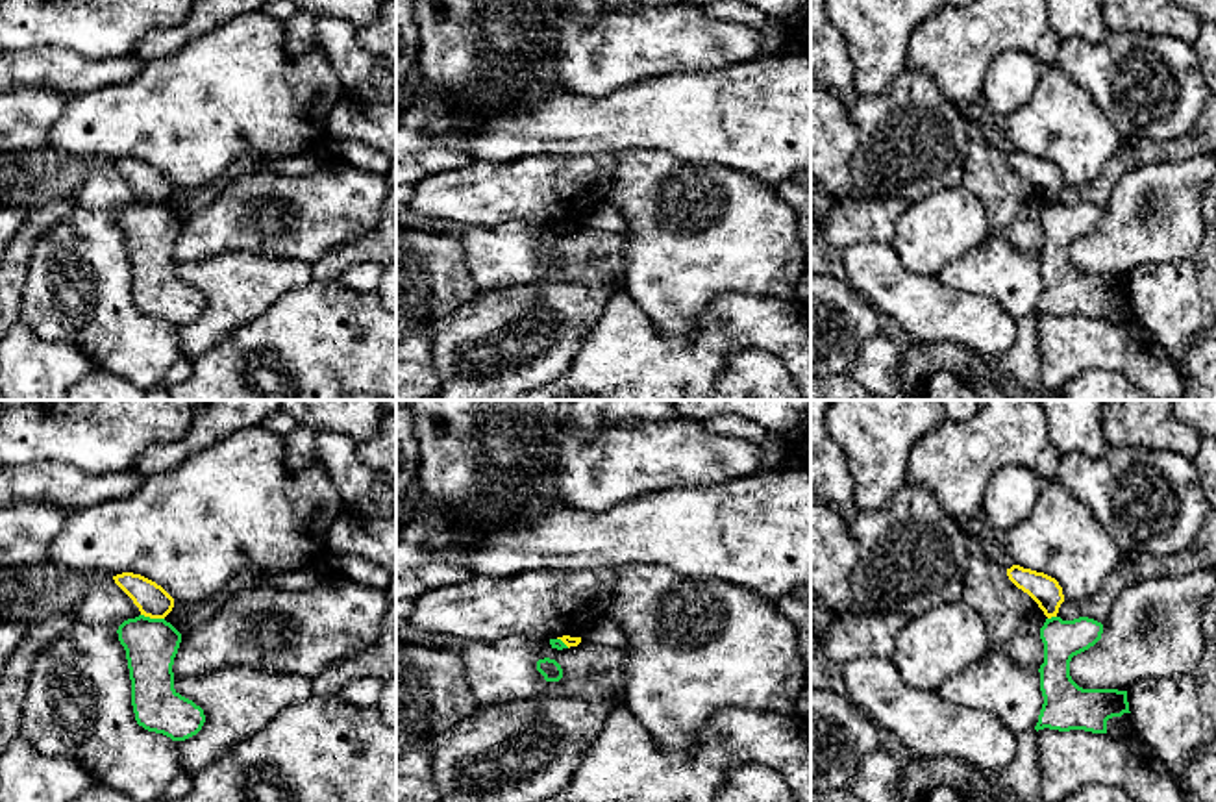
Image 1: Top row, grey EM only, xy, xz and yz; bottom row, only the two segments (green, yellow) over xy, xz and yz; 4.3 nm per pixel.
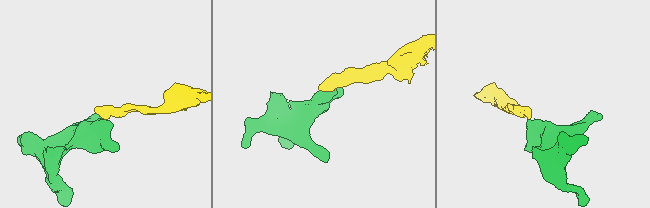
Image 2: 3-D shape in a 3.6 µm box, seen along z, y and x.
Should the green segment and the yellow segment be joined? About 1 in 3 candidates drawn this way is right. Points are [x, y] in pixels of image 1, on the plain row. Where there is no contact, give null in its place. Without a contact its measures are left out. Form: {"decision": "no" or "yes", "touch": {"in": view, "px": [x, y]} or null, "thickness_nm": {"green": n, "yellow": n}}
{"decision": "no", "touch": {"in": "xy", "px": [152, 204]}, "thickness_nm": {"green": 220, "yellow": 140}}

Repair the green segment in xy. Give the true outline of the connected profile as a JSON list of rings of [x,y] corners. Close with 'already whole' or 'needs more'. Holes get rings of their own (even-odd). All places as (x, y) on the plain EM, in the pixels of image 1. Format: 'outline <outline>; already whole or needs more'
outline [[[144,200],[124,206],[117,219],[126,235],[131,291],[137,309],[148,317],[163,319],[172,326],[185,326],[196,320],[205,307],[204,294],[174,274],[172,250],[181,228],[181,219],[165,204],[150,204]]]; already whole

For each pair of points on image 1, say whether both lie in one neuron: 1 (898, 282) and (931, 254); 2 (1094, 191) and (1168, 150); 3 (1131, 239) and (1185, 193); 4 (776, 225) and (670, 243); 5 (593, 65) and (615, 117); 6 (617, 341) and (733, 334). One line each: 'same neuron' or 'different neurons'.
1: different neurons
2: same neuron
3: same neuron
4: same neuron
5: different neurons
6: same neuron

